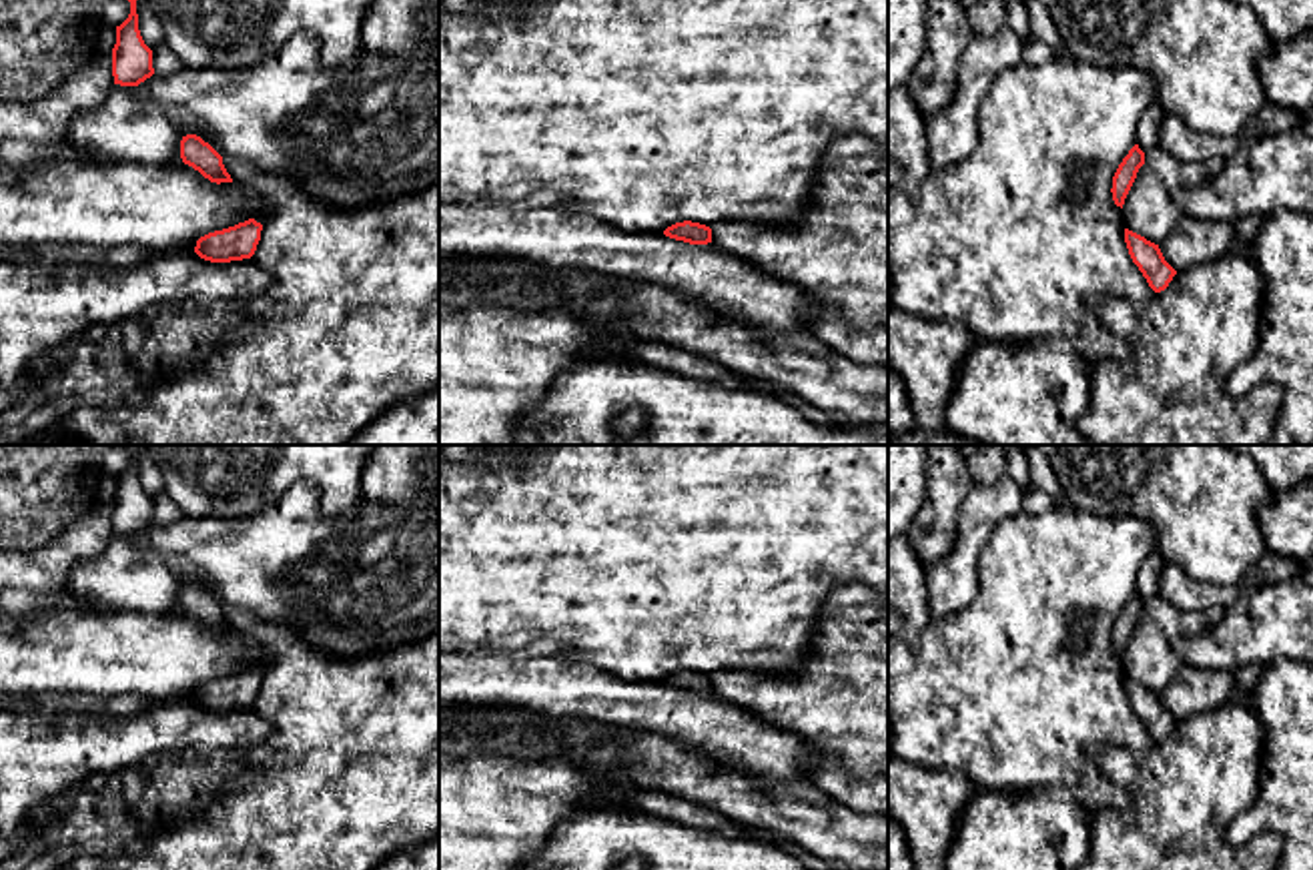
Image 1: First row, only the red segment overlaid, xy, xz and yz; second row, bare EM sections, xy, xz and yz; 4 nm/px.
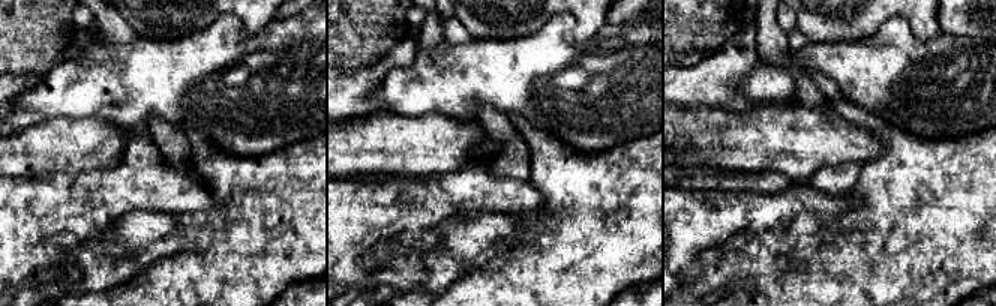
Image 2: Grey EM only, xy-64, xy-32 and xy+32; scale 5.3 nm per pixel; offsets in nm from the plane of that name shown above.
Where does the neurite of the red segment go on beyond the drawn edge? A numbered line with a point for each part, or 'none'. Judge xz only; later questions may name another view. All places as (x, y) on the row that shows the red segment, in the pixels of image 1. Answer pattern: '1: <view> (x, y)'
none

